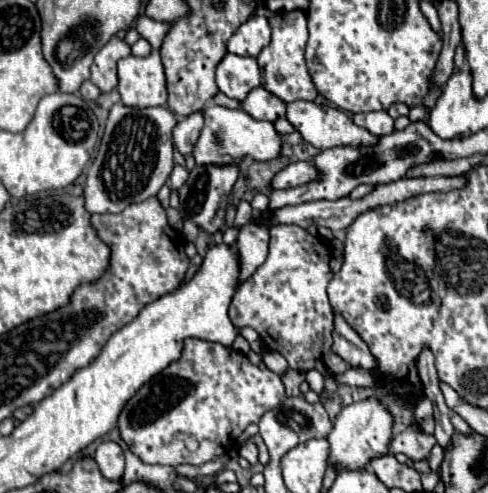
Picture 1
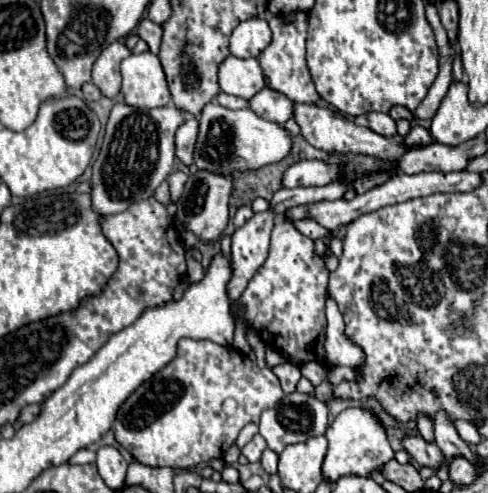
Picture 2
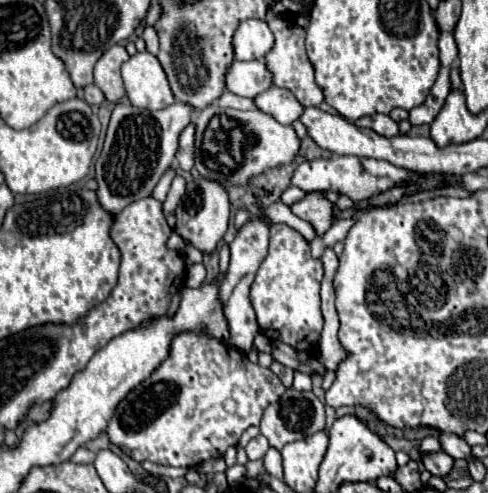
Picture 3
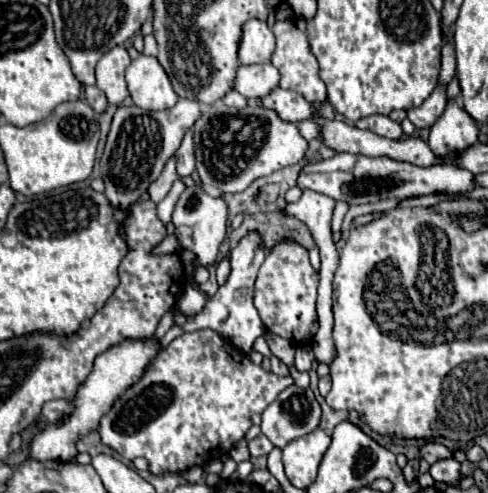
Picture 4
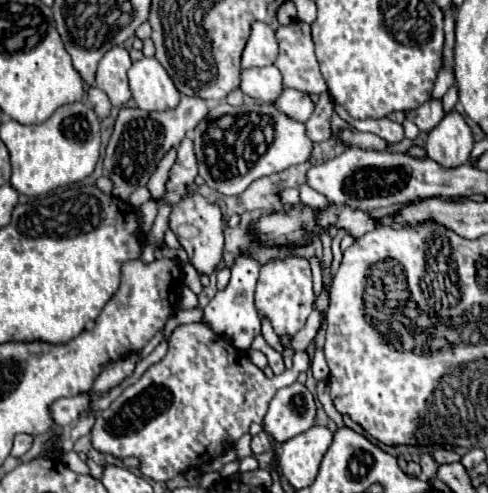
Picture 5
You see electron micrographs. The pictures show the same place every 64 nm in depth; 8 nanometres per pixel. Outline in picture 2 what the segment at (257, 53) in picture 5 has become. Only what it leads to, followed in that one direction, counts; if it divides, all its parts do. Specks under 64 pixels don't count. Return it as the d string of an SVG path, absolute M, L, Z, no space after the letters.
M250 18L234 28L230 38L230 52L236 58L258 58L270 42L272 32L268 22L262 18Z

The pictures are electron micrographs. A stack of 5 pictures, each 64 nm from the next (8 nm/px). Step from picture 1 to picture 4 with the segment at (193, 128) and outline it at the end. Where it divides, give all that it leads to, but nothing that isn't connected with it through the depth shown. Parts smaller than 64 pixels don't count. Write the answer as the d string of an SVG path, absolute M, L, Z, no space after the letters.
M188 132L180 144L180 148L176 150L176 172L180 178L190 176L196 166L194 166L194 144L192 144L192 132Z

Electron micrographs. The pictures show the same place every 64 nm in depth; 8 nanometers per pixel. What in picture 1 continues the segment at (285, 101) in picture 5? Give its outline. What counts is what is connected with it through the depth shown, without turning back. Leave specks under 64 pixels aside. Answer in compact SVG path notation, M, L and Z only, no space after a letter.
M262 86L260 88L254 88L246 100L242 102L242 108L258 118L258 120L268 120L268 122L276 122L278 118L284 118L284 100L280 100L278 96L272 96L268 90L264 90Z

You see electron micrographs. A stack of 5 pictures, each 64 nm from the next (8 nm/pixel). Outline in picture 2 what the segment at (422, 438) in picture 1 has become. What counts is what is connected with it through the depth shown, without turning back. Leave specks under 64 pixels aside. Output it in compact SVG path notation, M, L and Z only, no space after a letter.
M406 436L402 440L406 452L412 456L414 462L418 462L420 466L428 466L438 470L444 464L444 454L436 444L428 444L422 440L422 436Z

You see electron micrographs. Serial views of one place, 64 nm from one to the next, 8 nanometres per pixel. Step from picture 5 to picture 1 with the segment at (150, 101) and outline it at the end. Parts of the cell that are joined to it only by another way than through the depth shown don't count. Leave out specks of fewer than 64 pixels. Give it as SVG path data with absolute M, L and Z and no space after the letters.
M152 52L144 58L128 56L118 62L118 92L126 106L148 108L148 106L166 106L166 78L158 52Z

